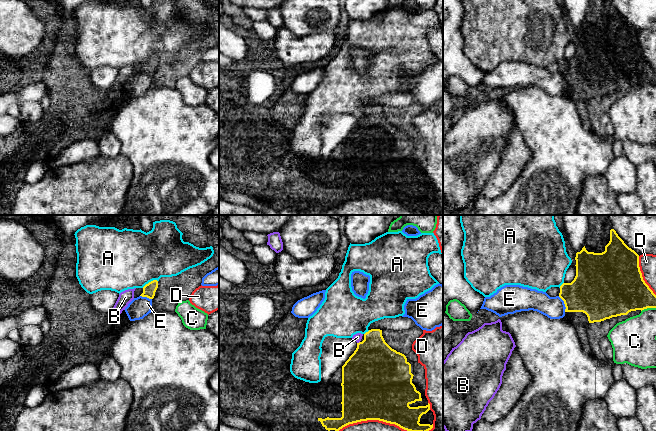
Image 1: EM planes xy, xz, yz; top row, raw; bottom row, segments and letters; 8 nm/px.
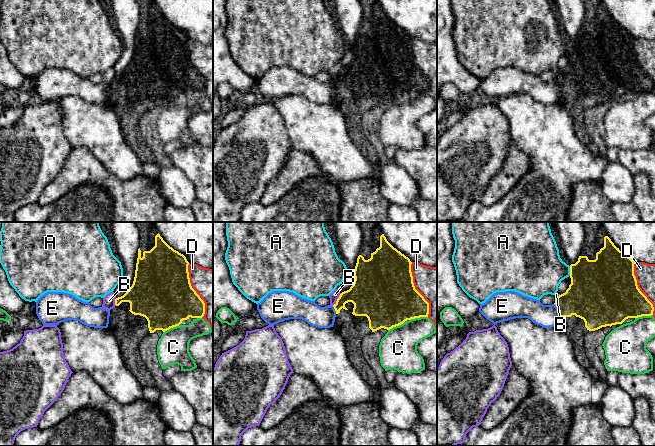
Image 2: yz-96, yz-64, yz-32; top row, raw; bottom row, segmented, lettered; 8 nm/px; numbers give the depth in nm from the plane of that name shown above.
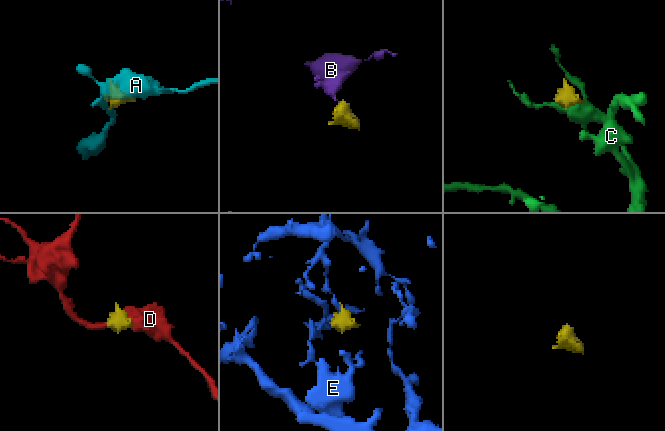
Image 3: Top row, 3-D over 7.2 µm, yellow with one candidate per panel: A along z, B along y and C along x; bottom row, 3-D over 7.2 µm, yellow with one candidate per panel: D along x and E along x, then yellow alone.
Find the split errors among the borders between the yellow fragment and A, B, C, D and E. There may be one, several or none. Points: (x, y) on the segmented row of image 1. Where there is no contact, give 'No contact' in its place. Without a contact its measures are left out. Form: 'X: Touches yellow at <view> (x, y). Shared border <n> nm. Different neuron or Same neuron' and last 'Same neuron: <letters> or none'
A: Touches yellow at xy (149, 282). Shared border 140 nm. Different neuron
B: Touches yellow at xz (359, 342). Shared border 30 nm. Different neuron
C: Touches yellow at yz (648, 307). Shared border 120 nm. Different neuron
D: Touches yellow at yz (641, 276). Shared border 340 nm. Different neuron
E: Touches yellow at yz (564, 303). Shared border 140 nm. Different neuron
Same neuron: none

